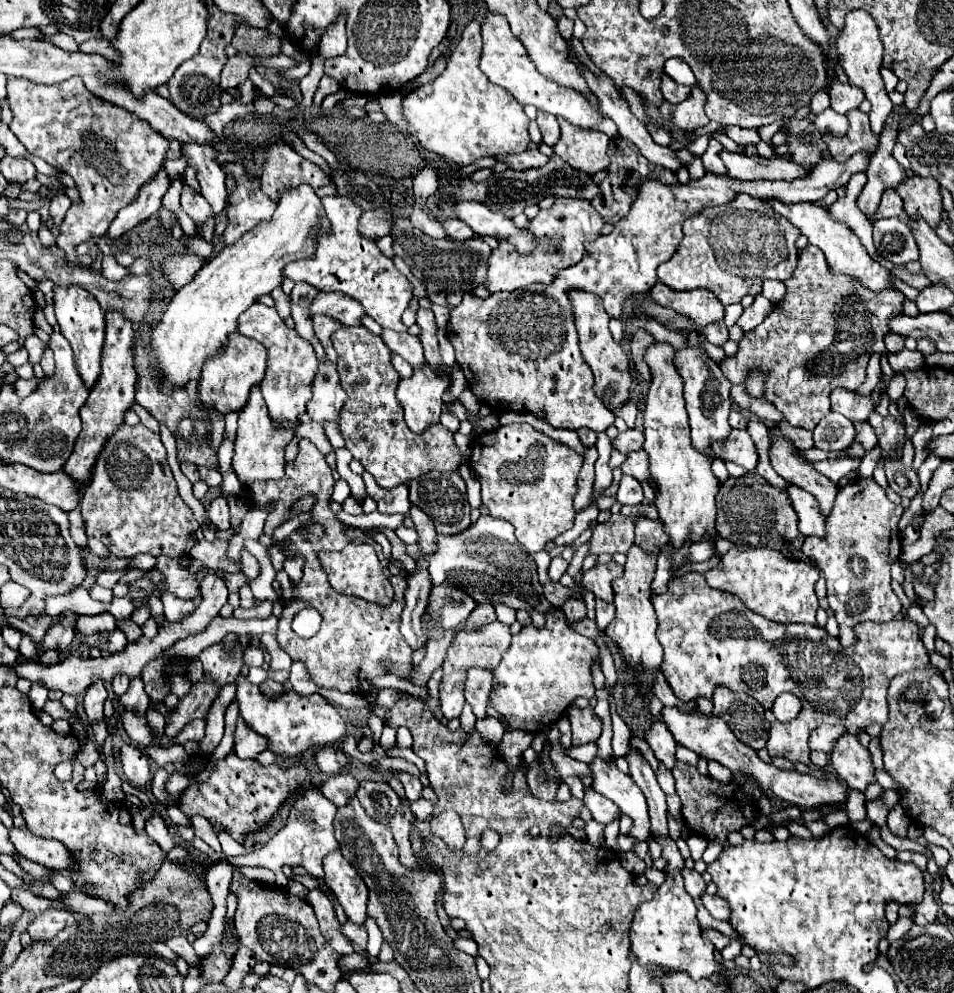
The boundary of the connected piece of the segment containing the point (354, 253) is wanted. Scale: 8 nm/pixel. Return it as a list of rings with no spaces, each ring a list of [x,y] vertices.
[[[324,196],[322,198],[326,216],[332,224],[328,234],[318,234],[318,248],[312,260],[296,260],[284,268],[284,276],[294,282],[308,282],[320,292],[342,292],[356,302],[360,302],[368,316],[372,316],[382,328],[396,332],[406,332],[400,316],[412,298],[412,284],[404,274],[400,274],[392,262],[386,258],[374,240],[358,234],[358,218],[362,208],[344,196]]]

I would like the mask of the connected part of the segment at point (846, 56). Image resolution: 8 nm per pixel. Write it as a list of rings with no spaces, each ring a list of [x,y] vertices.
[[[850,10],[850,14],[846,16],[846,22],[842,26],[842,30],[836,36],[836,48],[838,48],[838,64],[844,68],[846,76],[848,76],[848,84],[852,86],[860,86],[866,94],[866,100],[870,100],[872,110],[870,110],[870,126],[874,134],[880,134],[888,114],[892,112],[892,102],[884,90],[884,82],[880,76],[880,64],[882,64],[882,42],[878,36],[878,26],[874,20],[870,20],[870,16],[866,14],[866,10]]]

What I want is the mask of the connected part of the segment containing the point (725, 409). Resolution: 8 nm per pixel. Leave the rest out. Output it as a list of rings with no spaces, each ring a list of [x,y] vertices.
[[[688,332],[688,348],[686,350],[678,350],[674,364],[678,366],[680,376],[684,378],[684,400],[686,400],[686,410],[690,416],[690,428],[692,428],[692,446],[700,452],[706,454],[710,458],[718,458],[712,450],[710,450],[710,442],[720,442],[722,438],[726,438],[726,434],[730,434],[732,426],[728,424],[728,412],[730,412],[730,382],[722,376],[718,364],[714,360],[710,360],[704,350],[700,350],[700,340],[698,334]]]

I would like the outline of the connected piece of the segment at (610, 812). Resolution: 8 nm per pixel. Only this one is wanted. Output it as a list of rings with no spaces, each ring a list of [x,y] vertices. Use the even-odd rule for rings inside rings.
[[[586,788],[586,794],[584,794],[584,804],[588,806],[588,810],[592,812],[594,820],[596,822],[602,822],[602,824],[610,824],[614,818],[620,816],[620,810],[614,802],[606,800],[602,794],[594,792],[592,788]]]

